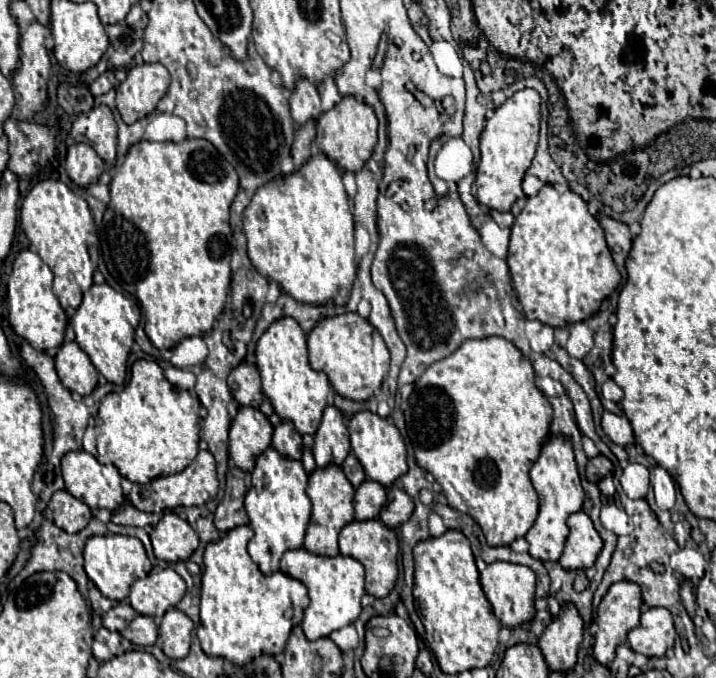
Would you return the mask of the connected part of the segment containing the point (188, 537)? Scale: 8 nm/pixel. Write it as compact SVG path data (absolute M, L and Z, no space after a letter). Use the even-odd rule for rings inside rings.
M165 512L151 532L151 544L159 560L181 562L197 550L199 536L187 520L183 520L175 512Z

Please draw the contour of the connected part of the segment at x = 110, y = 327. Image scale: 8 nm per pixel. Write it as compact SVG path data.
M93 284L87 294L83 294L83 302L71 318L71 326L77 334L77 344L87 352L93 366L111 382L121 386L125 382L127 372L127 356L133 344L133 334L139 324L141 310L139 304L129 300L127 296L115 292L109 284Z

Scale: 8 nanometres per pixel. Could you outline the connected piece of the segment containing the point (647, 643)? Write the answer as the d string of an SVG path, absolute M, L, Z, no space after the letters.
M645 608L641 614L641 624L633 628L627 636L633 652L643 656L665 656L667 648L675 644L675 626L671 612L665 608Z

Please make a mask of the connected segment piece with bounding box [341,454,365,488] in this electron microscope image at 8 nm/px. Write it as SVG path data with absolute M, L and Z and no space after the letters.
M349 454L349 456L345 458L345 462L343 462L341 468L343 468L347 480L353 484L353 488L359 488L359 484L365 480L365 472L363 472L359 460L357 460L353 454Z

